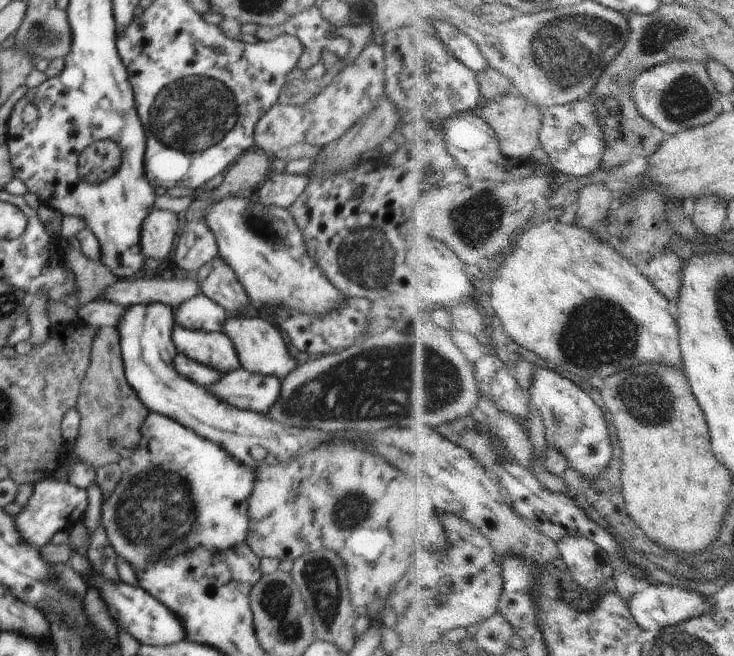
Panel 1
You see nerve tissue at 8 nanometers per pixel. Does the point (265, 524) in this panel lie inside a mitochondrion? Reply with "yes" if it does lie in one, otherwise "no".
no

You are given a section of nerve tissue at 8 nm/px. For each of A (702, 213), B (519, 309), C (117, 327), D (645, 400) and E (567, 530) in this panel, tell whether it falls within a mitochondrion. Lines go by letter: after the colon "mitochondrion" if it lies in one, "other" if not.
A: other
B: other
C: other
D: mitochondrion
E: other

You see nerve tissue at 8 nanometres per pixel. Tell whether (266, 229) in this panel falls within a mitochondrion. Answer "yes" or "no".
yes

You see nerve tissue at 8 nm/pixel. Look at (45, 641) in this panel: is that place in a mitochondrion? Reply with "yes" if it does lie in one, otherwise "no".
no

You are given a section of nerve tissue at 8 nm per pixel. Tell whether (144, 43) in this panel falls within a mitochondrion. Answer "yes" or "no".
no

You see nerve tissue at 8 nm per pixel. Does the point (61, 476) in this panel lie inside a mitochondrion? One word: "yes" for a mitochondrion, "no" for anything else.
no

